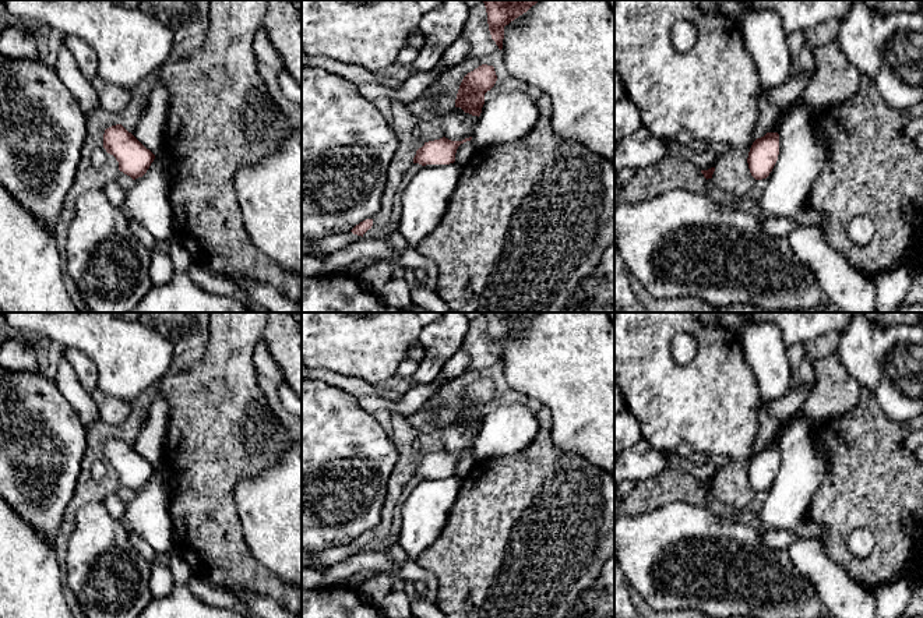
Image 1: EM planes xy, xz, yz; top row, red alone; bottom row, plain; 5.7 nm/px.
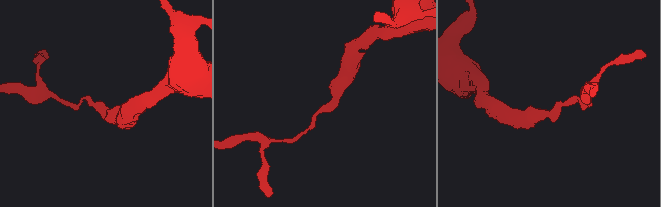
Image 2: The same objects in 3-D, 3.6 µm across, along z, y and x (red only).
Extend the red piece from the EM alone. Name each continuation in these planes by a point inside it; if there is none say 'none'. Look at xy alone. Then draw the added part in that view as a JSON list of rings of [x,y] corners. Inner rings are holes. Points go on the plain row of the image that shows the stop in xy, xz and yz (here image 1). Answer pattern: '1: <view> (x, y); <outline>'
none

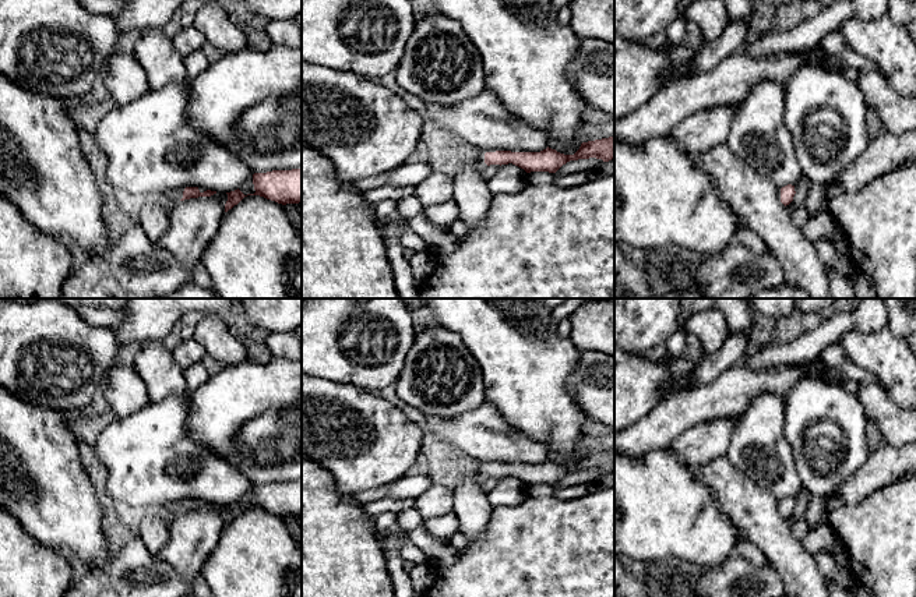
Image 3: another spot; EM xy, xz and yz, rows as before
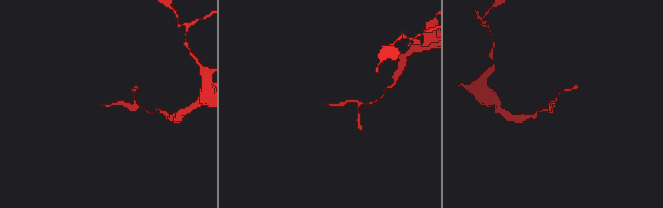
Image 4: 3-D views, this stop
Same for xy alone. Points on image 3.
1: xy (173, 507); [[[175,499],[175,501],[170,501],[168,502],[162,511],[163,512],[168,512],[170,515],[173,513],[180,513],[183,511],[183,504],[184,504],[186,499]]]

